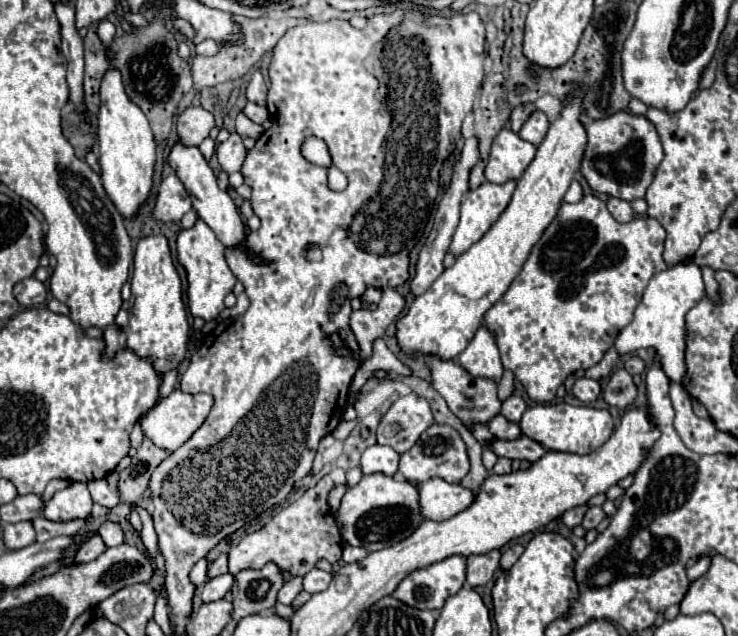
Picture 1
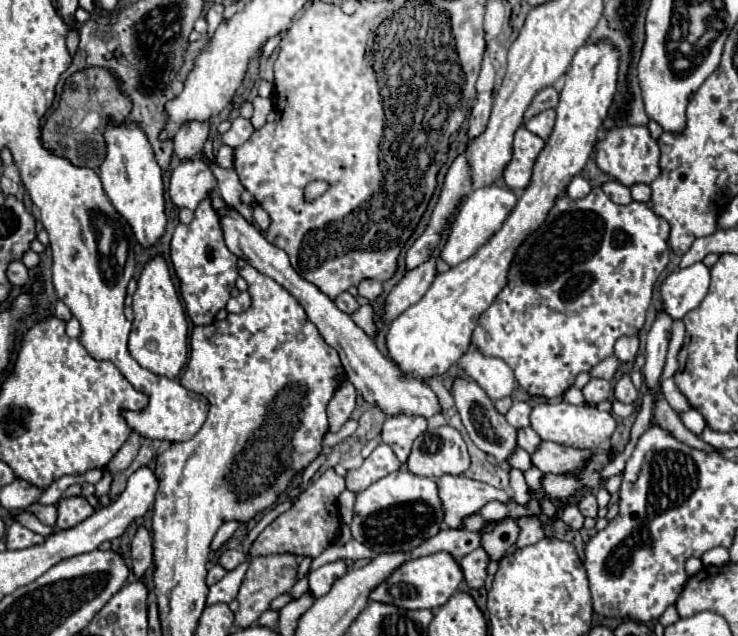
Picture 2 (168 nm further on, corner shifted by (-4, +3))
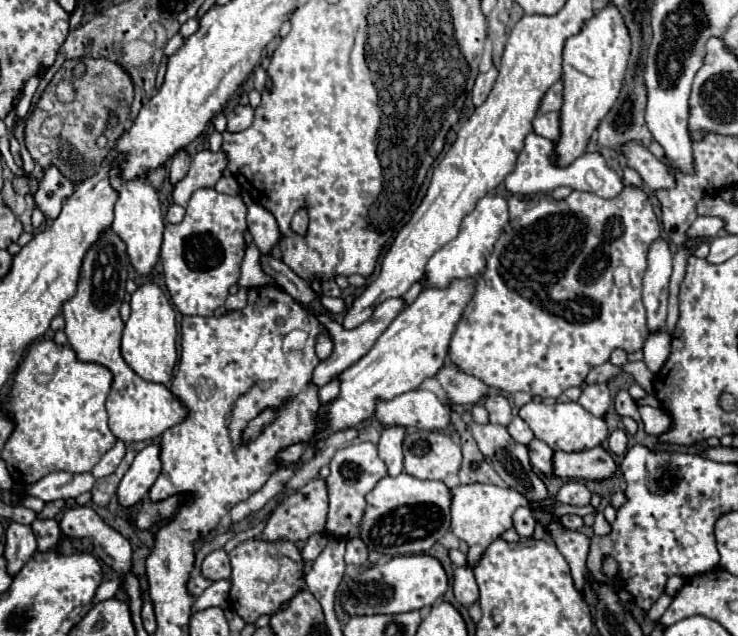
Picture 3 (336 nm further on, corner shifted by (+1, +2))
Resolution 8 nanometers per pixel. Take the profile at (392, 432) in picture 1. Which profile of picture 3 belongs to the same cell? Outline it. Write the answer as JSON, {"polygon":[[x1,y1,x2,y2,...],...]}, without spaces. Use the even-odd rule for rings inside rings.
{"polygon":[[393,426,385,428,379,438,379,458,387,464,389,476,399,476,403,472,403,438,405,438,405,428]]}

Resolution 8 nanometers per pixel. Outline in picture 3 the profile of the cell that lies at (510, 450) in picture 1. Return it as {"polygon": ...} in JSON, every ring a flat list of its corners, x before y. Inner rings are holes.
{"polygon":[[601,446,581,452,561,452,553,454,553,474,559,478,585,478,603,480,615,472,617,464,607,450]]}

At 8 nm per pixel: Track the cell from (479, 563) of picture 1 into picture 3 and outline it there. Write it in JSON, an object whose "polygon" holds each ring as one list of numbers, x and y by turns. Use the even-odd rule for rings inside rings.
{"polygon":[[469,566,455,568,455,572,453,572,453,592,455,592,455,598,467,608,473,602,479,600,479,588,477,588,473,570]]}

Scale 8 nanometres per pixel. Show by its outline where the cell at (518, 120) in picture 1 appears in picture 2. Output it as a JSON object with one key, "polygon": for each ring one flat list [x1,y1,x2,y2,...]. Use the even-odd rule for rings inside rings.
{"polygon":[[546,87,546,89,542,89,536,97,534,97,534,101,530,103,530,107,528,107,528,111,524,113,524,121,528,121,530,117,534,117,534,115,538,115,540,111,546,111,546,109,554,109,556,105,558,105,558,91,554,89,554,87]]}

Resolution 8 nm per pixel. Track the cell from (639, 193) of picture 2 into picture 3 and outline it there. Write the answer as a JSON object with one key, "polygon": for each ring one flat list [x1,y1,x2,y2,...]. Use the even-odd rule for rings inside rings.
{"polygon":[[629,166,623,168,623,184,625,184,625,186,633,186,633,188,641,188,641,186,643,186,639,174,637,174,635,170,631,170]]}

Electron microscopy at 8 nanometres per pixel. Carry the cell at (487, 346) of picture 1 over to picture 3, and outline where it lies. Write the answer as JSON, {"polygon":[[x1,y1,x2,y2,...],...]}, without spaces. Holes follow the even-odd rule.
{"polygon":[[493,392,491,396,485,398,485,408,489,410,489,420,497,422,501,426,507,426,509,418,513,418,513,412,511,412,507,398,499,392]]}

